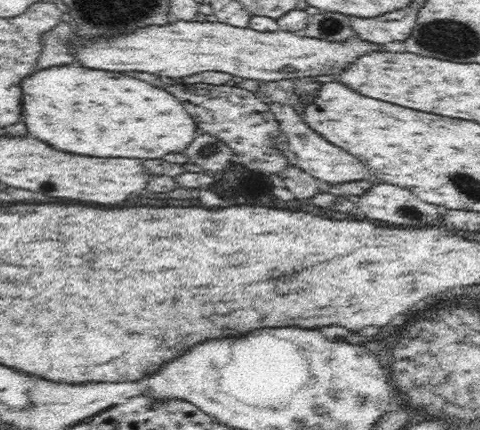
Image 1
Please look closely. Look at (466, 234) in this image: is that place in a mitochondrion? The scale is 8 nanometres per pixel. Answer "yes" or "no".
no

